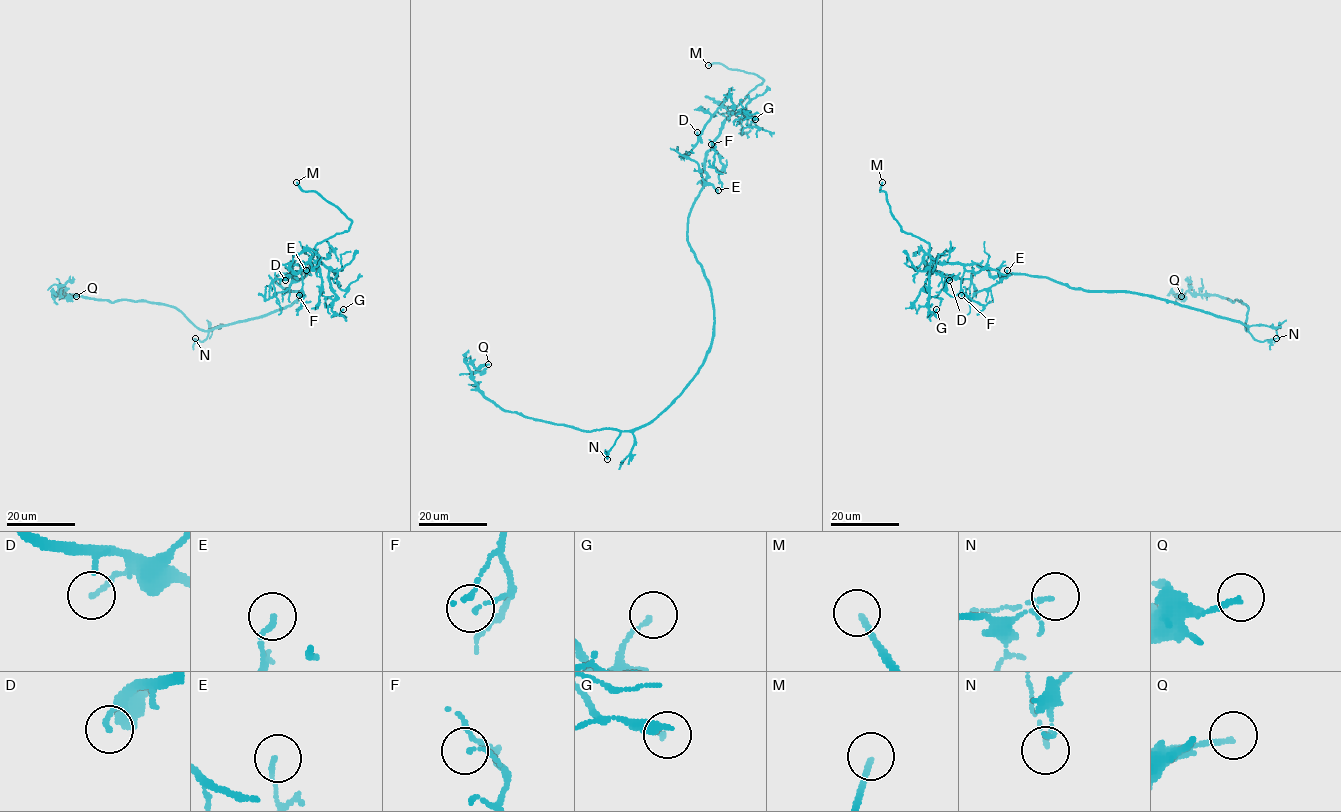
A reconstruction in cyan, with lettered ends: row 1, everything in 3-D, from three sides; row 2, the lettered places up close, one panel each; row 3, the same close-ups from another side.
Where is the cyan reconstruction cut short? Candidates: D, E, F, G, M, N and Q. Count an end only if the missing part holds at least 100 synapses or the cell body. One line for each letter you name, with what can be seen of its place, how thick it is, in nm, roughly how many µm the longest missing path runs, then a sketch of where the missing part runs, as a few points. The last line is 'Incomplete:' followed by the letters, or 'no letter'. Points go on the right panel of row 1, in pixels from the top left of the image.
M: place (882, 182); calibre 170 nm; missing 20 µm; course (882, 182), (884, 168), (862, 144)
Incomplete: M

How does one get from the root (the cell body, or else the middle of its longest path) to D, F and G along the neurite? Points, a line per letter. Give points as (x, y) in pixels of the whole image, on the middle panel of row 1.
D: (714, 320), (709, 281), (687, 241), (687, 219), (706, 176), (706, 153), (731, 114), (719, 107), (697, 132)
F: (714, 320), (709, 281), (687, 241), (688, 214), (706, 176), (704, 170), (706, 153), (715, 146), (711, 144)
G: (714, 320), (709, 281), (687, 241), (688, 214), (722, 123), (744, 111), (755, 119)

